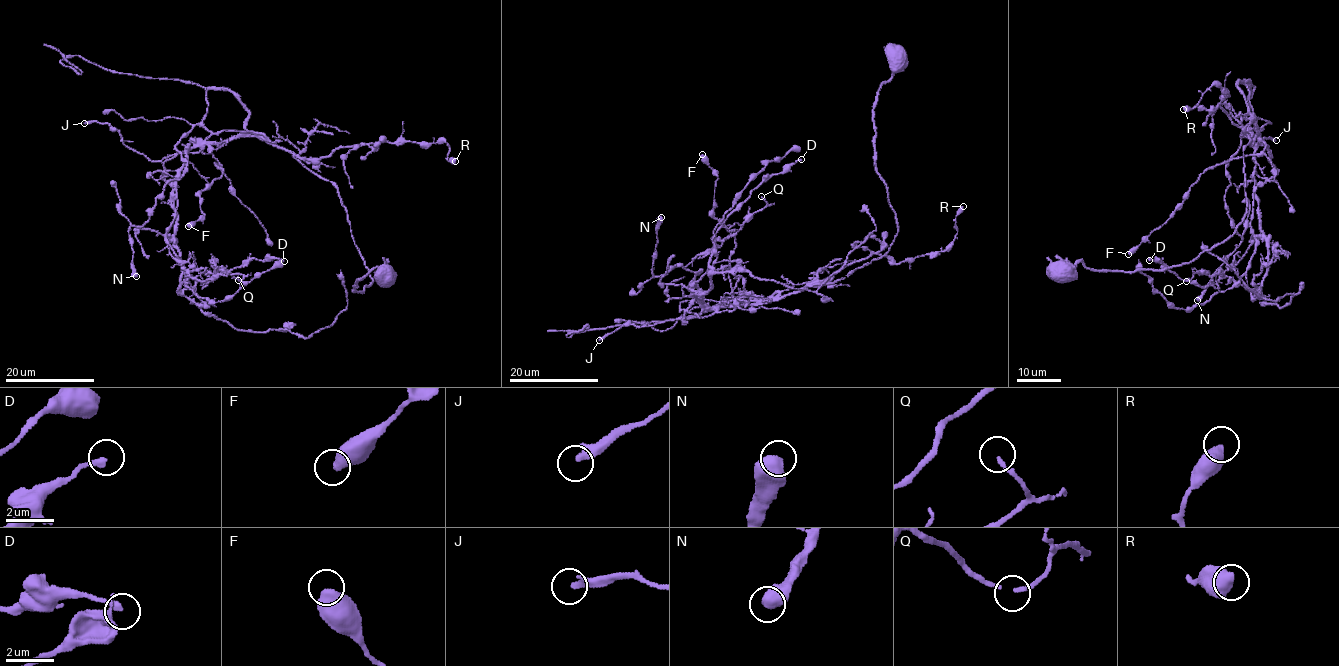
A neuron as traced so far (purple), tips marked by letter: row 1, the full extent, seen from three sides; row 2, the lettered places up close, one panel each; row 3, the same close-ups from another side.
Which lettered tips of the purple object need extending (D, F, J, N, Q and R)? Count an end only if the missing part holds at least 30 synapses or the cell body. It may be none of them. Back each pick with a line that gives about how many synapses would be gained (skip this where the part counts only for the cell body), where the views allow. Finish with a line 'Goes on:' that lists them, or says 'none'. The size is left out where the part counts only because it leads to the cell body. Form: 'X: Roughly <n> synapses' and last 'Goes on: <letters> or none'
Goes on: none

